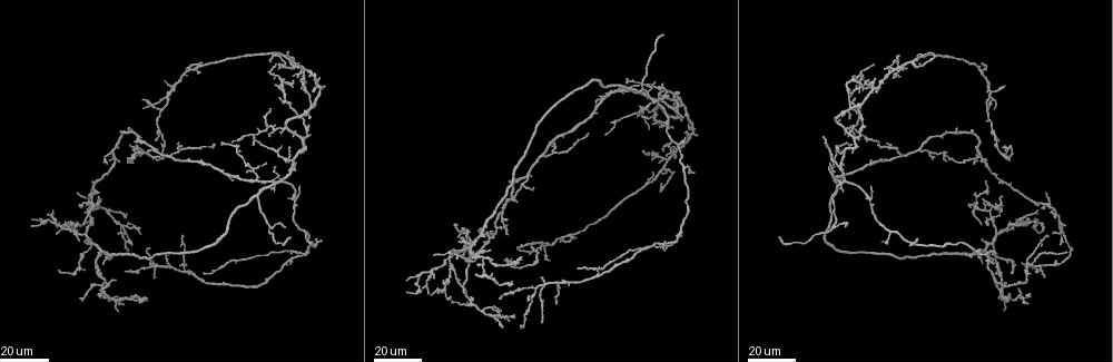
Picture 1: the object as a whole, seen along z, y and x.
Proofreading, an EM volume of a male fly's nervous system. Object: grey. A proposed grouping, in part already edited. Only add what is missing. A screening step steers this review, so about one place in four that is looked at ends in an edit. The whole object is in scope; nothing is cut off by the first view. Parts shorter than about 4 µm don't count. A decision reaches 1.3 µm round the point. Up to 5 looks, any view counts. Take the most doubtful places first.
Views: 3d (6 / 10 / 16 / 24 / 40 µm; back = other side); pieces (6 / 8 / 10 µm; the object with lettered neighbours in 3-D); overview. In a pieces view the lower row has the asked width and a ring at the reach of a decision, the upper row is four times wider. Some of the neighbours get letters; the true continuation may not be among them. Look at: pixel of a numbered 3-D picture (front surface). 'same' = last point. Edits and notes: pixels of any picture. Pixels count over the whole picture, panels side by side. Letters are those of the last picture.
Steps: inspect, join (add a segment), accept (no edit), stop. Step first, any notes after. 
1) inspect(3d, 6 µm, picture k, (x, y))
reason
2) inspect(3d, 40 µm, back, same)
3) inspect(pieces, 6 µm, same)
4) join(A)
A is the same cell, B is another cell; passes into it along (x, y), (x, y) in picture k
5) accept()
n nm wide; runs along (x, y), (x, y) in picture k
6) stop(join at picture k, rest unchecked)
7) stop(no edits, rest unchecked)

inspect(3d, 40 µm, picture 1, (291, 235))
free end

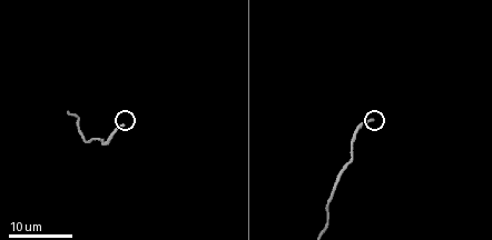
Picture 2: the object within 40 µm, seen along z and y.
inspect(pieces, 10 µm, picture 2, (373, 120))
see the neighbours

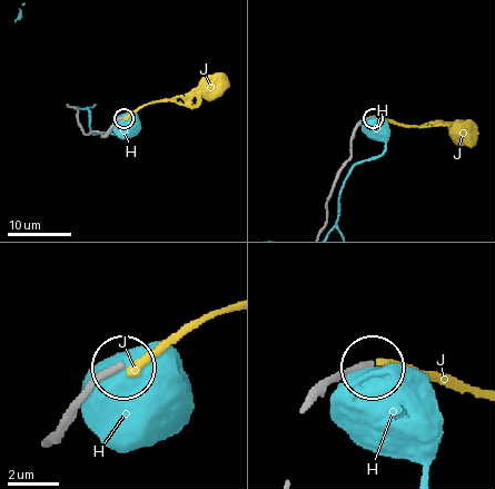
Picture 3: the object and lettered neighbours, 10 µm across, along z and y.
accept()
H and J are other cells; runs along (46, 440), (120, 367) in picture 3; no lettered segment goes on from it

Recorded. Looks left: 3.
inspect(3d, 40 µm, picture 1, (576, 268))

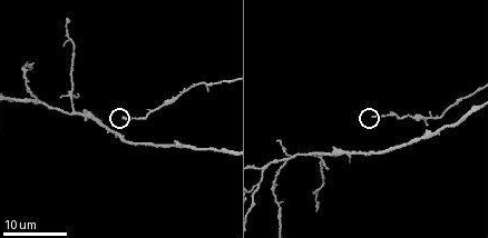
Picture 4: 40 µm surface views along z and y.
inspect(pieces, 8 µm, picture 4, (373, 118))

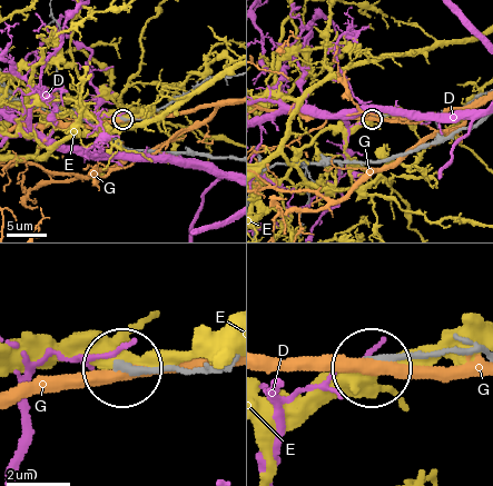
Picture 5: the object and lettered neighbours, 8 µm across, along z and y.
accept()
250 nm wide; D, E and G are other cells; runs along (476, 351), (376, 357) in picture 5; no lettered segment goes on from it

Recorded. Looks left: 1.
stop(no edits, rest unchecked)

